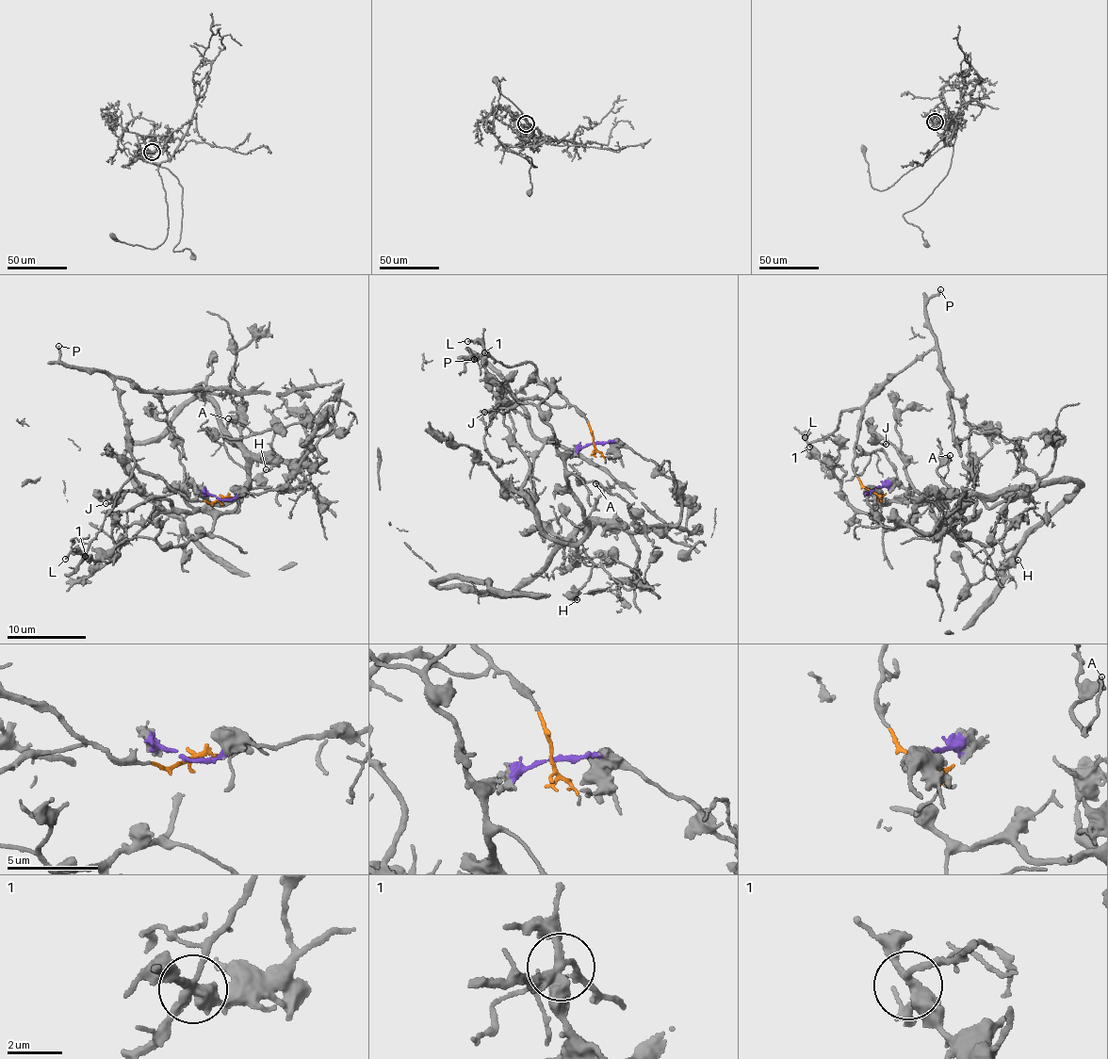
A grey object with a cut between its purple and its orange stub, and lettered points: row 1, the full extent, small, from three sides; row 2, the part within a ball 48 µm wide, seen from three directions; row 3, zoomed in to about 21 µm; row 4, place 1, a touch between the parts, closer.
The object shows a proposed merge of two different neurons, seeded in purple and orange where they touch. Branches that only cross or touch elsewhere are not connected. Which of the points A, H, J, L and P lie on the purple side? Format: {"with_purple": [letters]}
{"with_purple": ["A", "H", "J", "L"]}

